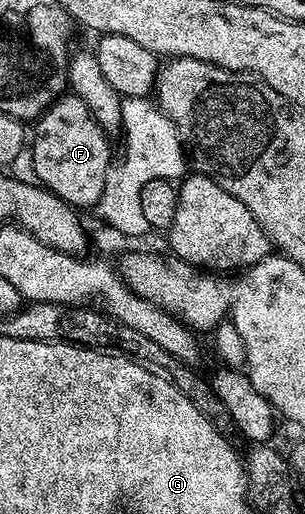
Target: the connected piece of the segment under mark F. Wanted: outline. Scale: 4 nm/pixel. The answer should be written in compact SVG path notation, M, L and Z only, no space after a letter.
M63 95L55 101L41 117L37 118L39 137L32 144L32 156L34 158L34 176L40 182L42 188L55 193L63 203L75 210L93 210L97 206L100 195L106 186L106 175L112 168L110 162L110 145L107 134L103 132L100 123L89 113L78 97Z

